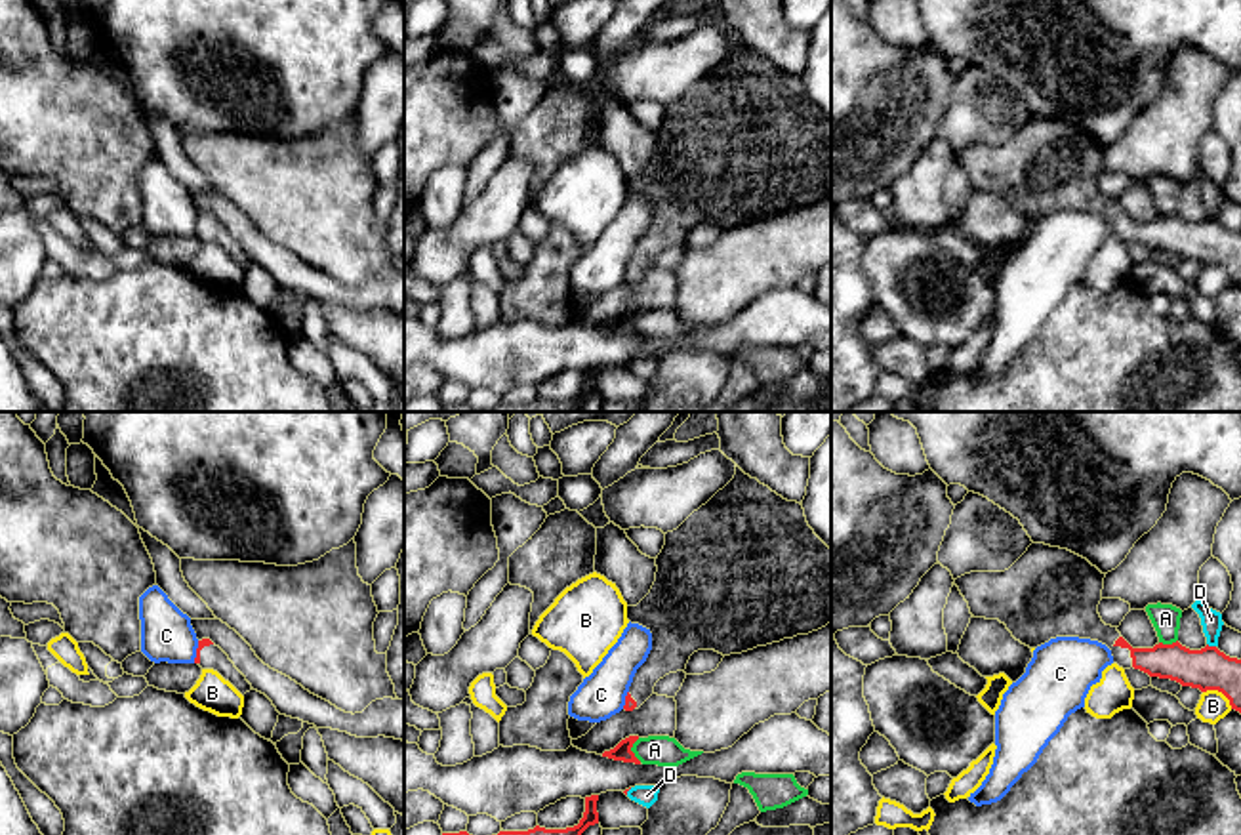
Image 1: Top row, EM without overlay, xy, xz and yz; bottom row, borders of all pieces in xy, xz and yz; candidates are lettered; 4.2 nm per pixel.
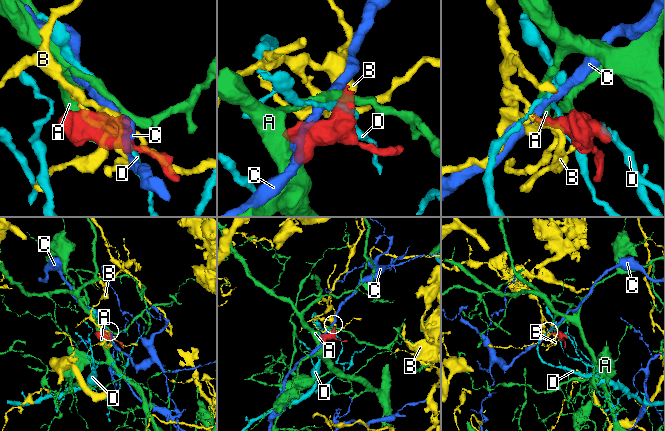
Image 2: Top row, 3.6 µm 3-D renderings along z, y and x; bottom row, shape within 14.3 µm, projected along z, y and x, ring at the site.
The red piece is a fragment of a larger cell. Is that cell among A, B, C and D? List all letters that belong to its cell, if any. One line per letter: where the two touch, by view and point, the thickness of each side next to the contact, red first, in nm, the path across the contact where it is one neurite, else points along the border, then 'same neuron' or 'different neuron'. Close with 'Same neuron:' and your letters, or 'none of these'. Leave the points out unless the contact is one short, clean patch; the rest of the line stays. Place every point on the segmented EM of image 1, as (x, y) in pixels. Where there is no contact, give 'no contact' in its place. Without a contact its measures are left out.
A: xz (630, 750) | 80/130 nm | along xz (637, 738), (631, 752), (641, 761) | different neuron
B: yz (1220, 691) | 180/130 nm | different neuron
C: xy (197, 652) | 40/220 nm | along xy (199, 641), (193, 662) | different neuron
D: yz (1211, 647) | 180/90 nm | different neuron
Same neuron: none of these

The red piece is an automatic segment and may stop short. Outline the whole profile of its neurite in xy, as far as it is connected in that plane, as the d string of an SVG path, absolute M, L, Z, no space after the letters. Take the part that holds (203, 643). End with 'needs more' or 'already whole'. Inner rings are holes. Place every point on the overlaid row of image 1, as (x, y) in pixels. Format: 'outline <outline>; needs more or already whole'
outline M210 639L198 641L194 663L198 663L202 669L217 671L242 696L252 690L252 684L246 681L246 677L234 667L229 656Z; needs more

